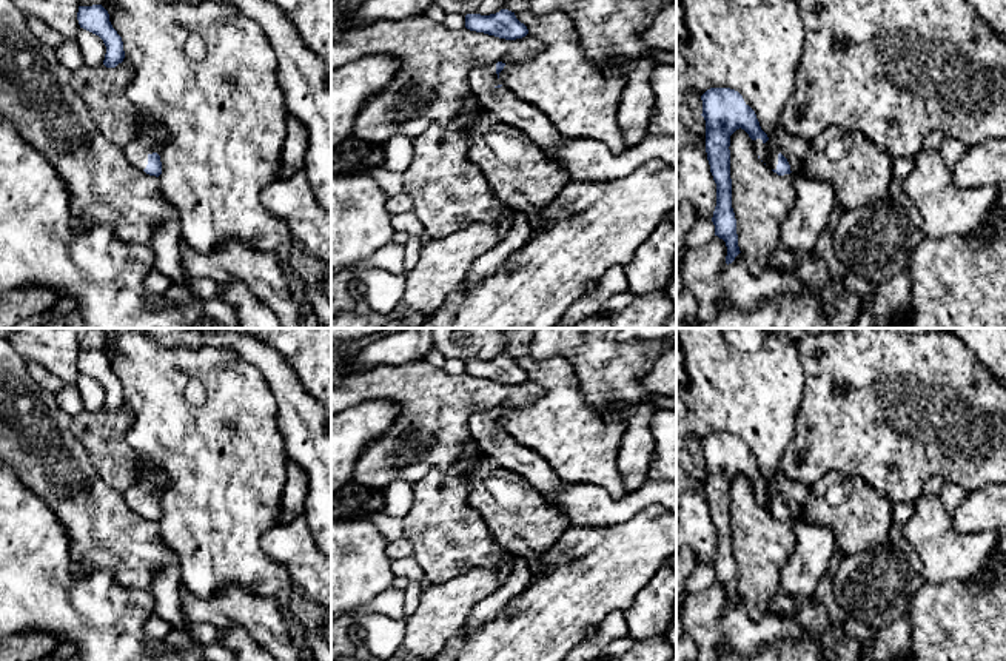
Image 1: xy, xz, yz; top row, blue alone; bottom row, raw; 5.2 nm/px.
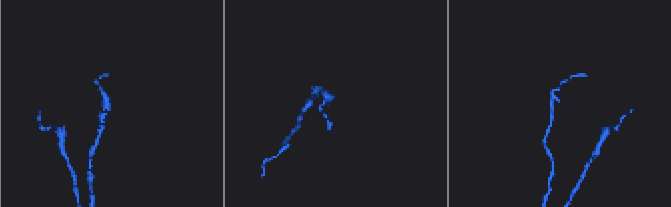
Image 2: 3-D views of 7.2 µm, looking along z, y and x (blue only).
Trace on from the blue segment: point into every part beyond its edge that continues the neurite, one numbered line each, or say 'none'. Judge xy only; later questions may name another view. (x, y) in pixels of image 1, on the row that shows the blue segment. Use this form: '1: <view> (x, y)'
1: xy (147, 142)

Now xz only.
1: xz (501, 102)

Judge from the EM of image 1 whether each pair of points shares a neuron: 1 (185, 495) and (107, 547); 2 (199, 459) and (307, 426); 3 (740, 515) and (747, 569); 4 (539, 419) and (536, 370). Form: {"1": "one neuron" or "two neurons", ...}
{"1": "two neurons", "2": "two neurons", "3": "one neuron", "4": "one neuron"}

